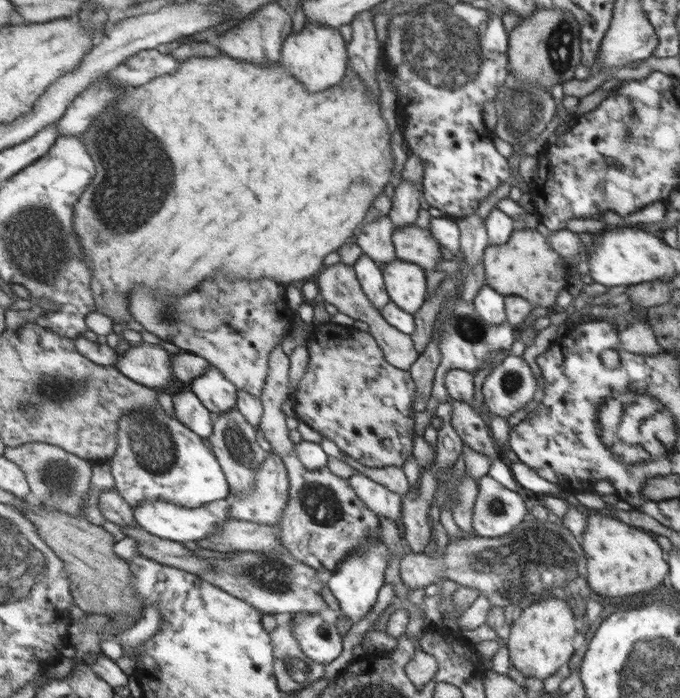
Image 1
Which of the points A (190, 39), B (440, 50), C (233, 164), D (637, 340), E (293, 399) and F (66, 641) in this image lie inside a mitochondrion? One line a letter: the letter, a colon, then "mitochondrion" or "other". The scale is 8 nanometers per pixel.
A: other
B: mitochondrion
C: other
D: other
E: other
F: other

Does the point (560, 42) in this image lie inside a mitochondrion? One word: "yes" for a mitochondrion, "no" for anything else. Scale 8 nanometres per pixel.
yes

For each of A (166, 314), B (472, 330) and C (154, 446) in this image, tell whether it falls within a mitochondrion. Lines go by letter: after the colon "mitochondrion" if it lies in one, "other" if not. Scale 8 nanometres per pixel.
A: mitochondrion
B: mitochondrion
C: mitochondrion

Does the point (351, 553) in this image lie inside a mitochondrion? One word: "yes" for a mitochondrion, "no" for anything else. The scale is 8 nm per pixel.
no

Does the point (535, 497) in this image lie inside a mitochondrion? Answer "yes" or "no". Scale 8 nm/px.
no

